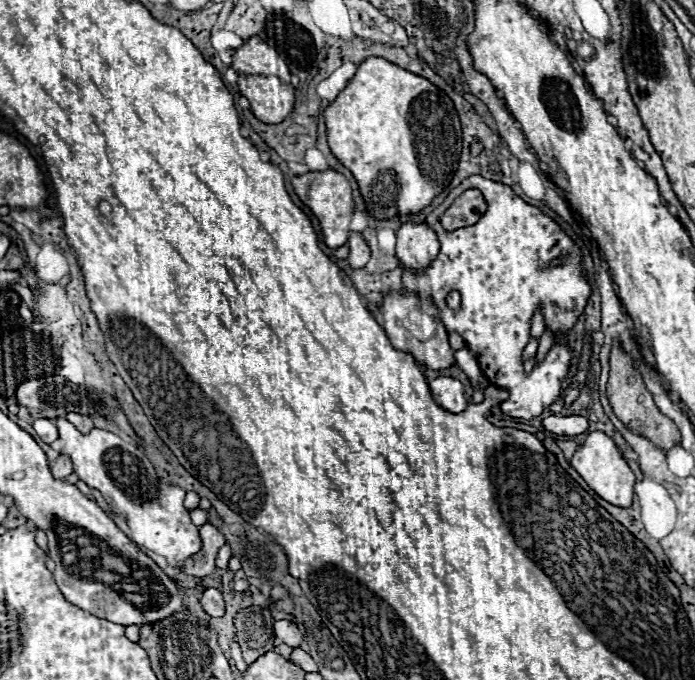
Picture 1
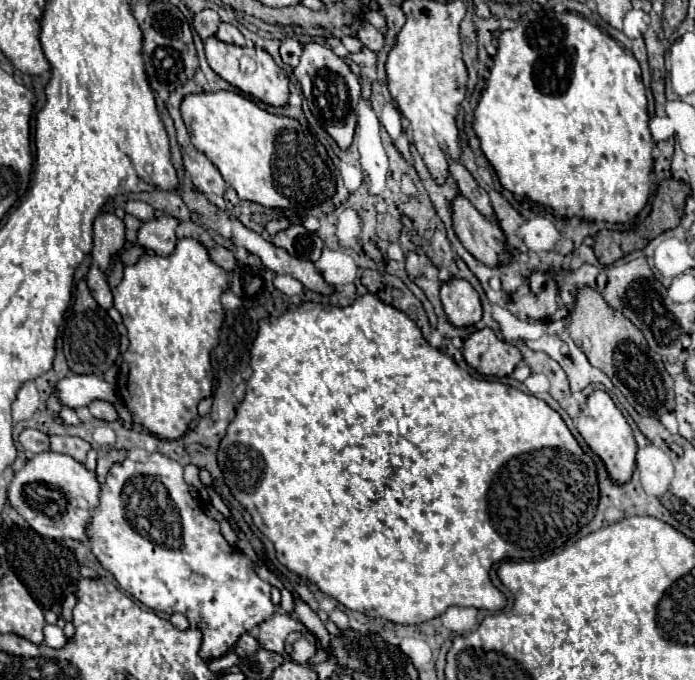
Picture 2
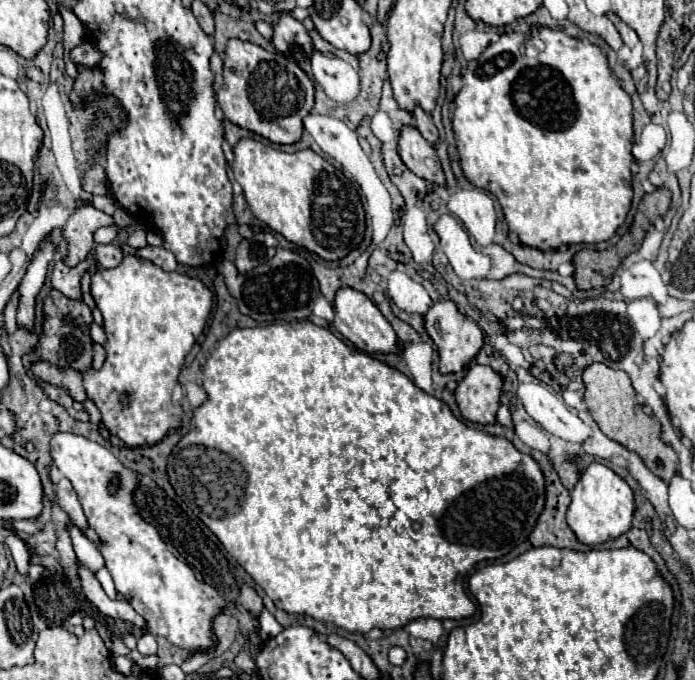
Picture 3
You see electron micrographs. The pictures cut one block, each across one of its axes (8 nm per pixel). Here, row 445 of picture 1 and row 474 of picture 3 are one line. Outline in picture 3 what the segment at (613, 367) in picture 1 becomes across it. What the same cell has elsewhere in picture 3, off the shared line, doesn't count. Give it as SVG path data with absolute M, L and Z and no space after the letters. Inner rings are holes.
M596 362L584 370L584 384L586 384L584 402L588 404L588 412L592 414L598 428L608 438L622 444L624 448L638 452L638 456L642 456L642 460L644 460L646 468L650 468L650 472L654 472L658 478L670 482L672 476L678 472L678 456L670 446L666 446L660 440L658 422L650 414L644 414L642 406L634 406L634 390L632 390L628 374L620 372L620 370L612 370L612 368Z

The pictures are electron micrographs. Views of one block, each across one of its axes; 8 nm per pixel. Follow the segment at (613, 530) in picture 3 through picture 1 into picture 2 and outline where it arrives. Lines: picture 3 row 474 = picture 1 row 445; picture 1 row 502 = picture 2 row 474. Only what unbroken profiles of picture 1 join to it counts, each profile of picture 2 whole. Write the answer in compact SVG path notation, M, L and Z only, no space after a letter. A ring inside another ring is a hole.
M594 390L586 398L586 406L580 410L580 414L574 422L576 422L576 428L582 434L582 438L588 442L588 446L604 460L612 480L618 482L618 484L628 482L632 478L632 472L634 472L636 440L634 440L630 424L626 422L622 410L614 404L610 394L604 392L604 390Z

